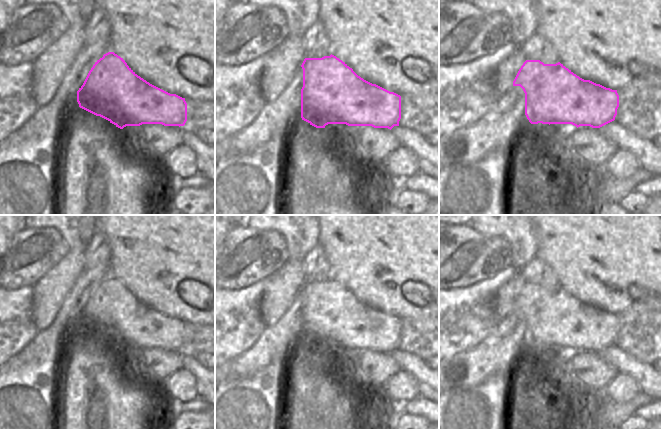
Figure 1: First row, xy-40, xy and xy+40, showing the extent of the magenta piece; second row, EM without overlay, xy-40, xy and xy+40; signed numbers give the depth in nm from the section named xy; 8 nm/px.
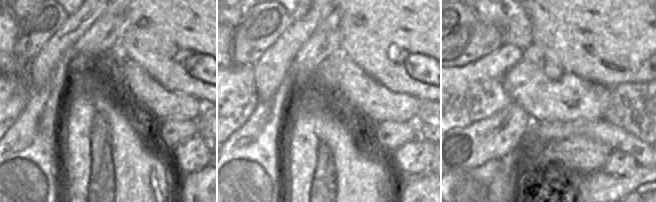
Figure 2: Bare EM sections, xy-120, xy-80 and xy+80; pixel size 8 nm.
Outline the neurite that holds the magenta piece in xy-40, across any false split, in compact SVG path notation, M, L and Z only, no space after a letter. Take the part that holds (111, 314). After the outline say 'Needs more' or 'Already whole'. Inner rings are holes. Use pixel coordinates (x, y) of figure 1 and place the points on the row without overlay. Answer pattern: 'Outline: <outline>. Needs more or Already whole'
Outline: M114 276L104 278L95 286L77 315L77 326L80 332L108 344L120 353L142 348L180 351L187 345L185 322L150 308L138 300L125 284Z. Already whole.

